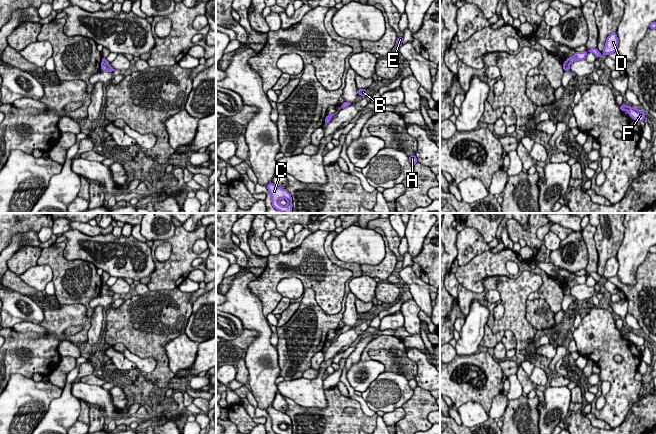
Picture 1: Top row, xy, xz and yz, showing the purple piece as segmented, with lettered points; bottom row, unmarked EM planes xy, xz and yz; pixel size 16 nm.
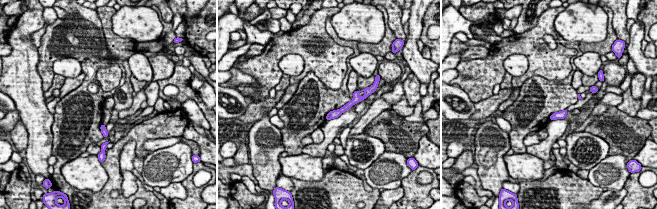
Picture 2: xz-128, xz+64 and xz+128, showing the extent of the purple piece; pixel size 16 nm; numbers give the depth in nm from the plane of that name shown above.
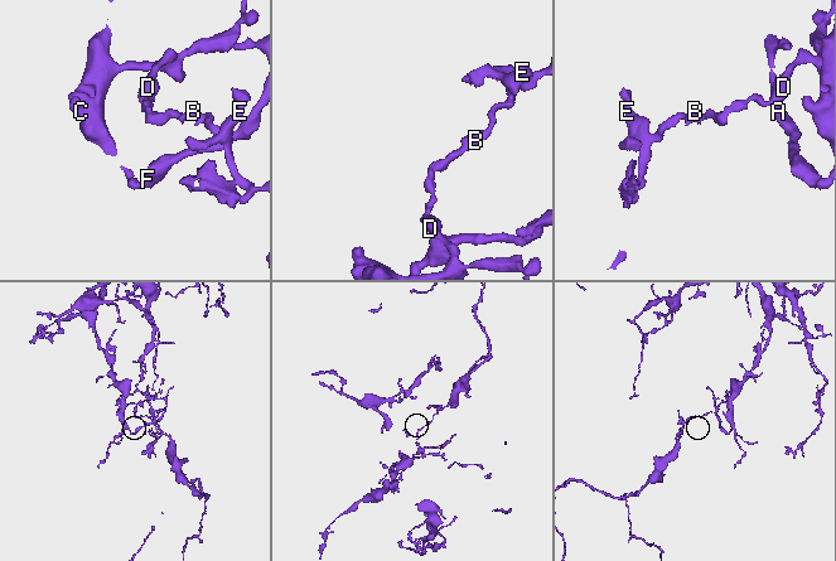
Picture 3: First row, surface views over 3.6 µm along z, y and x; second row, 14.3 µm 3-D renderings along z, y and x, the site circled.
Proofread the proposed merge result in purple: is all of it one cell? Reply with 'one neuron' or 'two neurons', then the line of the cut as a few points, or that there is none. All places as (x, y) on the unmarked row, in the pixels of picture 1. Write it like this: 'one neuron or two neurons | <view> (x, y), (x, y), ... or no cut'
two neurons | yz (567, 284), (570, 287)

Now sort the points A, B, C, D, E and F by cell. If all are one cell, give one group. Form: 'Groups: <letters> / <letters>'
Groups: A C D F / B E

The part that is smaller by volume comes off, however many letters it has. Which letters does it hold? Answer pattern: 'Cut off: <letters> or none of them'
Cut off: B, E

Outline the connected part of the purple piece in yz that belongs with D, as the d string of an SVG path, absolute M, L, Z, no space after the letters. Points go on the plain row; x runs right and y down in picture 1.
M616 256L611 257L605 266L603 277L604 279L609 279L610 277L614 277L618 272L618 261Z

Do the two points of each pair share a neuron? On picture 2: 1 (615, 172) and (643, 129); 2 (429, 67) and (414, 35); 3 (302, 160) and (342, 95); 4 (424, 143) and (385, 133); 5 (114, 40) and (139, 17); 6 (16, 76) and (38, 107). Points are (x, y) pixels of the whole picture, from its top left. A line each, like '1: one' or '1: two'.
1: two
2: one
3: two
4: two
5: two
6: one

